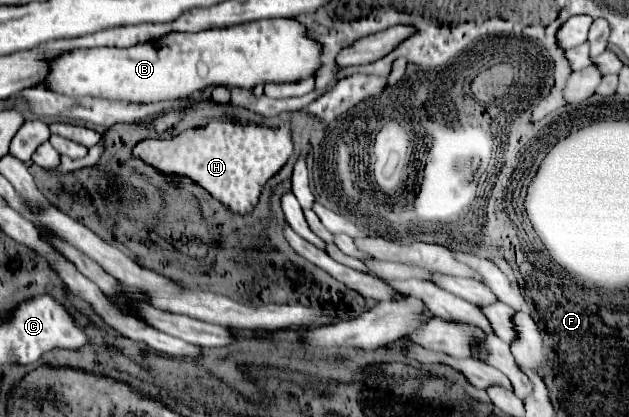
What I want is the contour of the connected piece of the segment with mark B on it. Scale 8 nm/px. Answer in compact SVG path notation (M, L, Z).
M264 19L252 21L250 25L236 25L232 29L210 29L206 33L170 33L158 41L150 41L144 45L134 45L132 49L78 49L68 57L60 57L56 69L46 79L50 89L56 89L70 97L92 95L92 97L108 97L136 103L150 103L162 99L178 99L186 97L202 87L216 85L234 85L234 87L256 87L260 83L292 83L306 79L316 73L320 67L322 45L304 37L304 29L296 25L294 19Z

